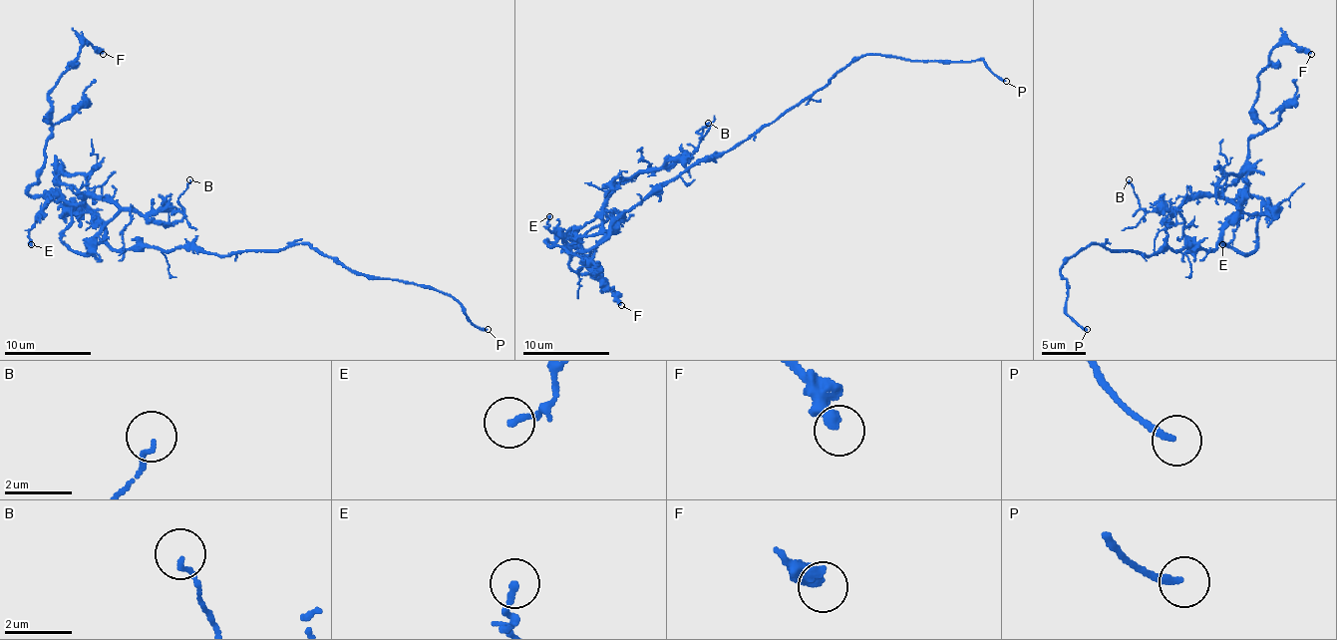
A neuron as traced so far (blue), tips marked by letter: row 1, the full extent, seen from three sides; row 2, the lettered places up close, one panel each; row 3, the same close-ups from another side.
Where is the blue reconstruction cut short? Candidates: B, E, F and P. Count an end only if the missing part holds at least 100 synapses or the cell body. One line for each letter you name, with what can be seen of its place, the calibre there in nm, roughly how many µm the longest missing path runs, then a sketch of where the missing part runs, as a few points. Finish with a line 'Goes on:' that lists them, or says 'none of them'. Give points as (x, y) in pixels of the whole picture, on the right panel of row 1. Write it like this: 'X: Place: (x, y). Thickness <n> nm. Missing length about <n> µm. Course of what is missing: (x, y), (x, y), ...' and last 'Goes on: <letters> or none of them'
P: Place: (1087, 329). Thickness 220 nm. Missing length about 15 µm. Course of what is missing: (1087, 329), (1103, 329), (1111, 321), (1142, 325), (1144, 329)
Goes on: P

